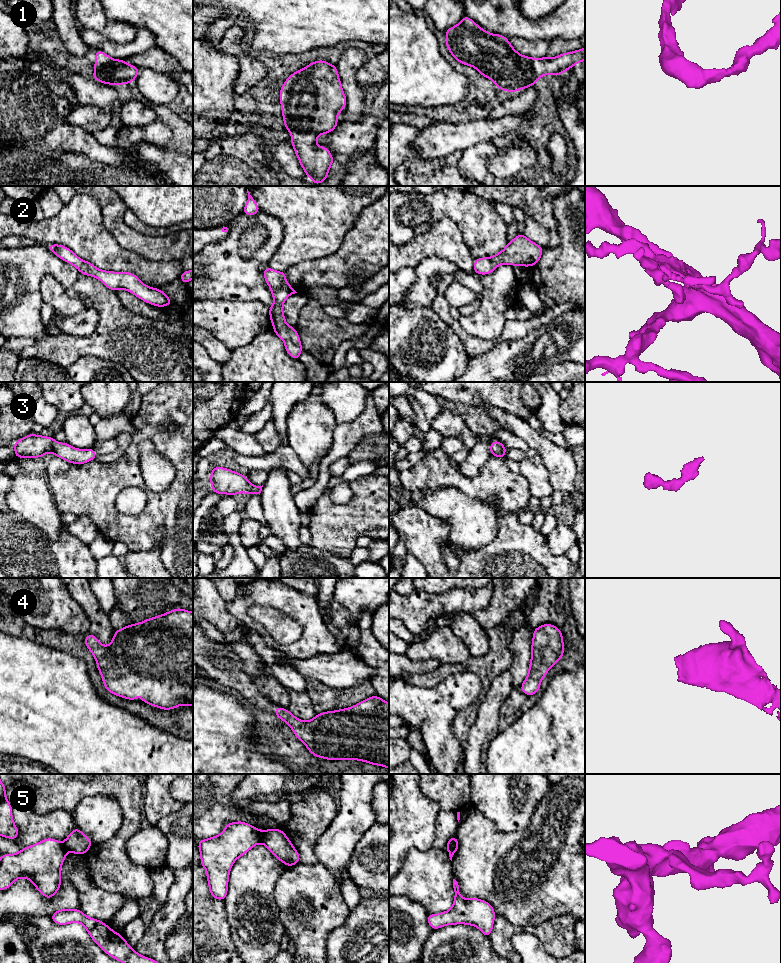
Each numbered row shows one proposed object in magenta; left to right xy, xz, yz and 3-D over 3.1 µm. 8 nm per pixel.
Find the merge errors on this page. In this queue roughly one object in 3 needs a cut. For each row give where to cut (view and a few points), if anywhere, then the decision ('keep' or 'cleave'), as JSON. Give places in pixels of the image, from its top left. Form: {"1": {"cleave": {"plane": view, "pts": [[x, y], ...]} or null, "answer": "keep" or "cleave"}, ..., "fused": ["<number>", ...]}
{"1": {"cleave": null, "answer": "keep"}, "2": {"cleave": null, "answer": "keep"}, "3": {"cleave": null, "answer": "keep"}, "4": {"cleave": null, "answer": "keep"}, "5": {"cleave": {"plane": "xz", "pts": [[261, 831], [259, 842]]}, "answer": "cleave"}, "fused": ["5"]}

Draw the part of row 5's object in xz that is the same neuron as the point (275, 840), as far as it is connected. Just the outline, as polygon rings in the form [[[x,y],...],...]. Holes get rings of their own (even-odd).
[[[282,829],[262,830],[260,843],[265,845],[280,862],[288,867],[299,863],[299,853]]]

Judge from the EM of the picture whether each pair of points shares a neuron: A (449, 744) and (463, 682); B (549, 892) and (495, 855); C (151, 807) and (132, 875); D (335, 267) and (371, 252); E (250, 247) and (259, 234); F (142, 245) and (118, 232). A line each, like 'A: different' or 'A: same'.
A: same
B: same
C: different
D: same
E: same
F: same

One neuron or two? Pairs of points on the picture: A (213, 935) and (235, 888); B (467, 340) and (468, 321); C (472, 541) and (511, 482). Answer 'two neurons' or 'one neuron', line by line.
A: two neurons
B: two neurons
C: two neurons

